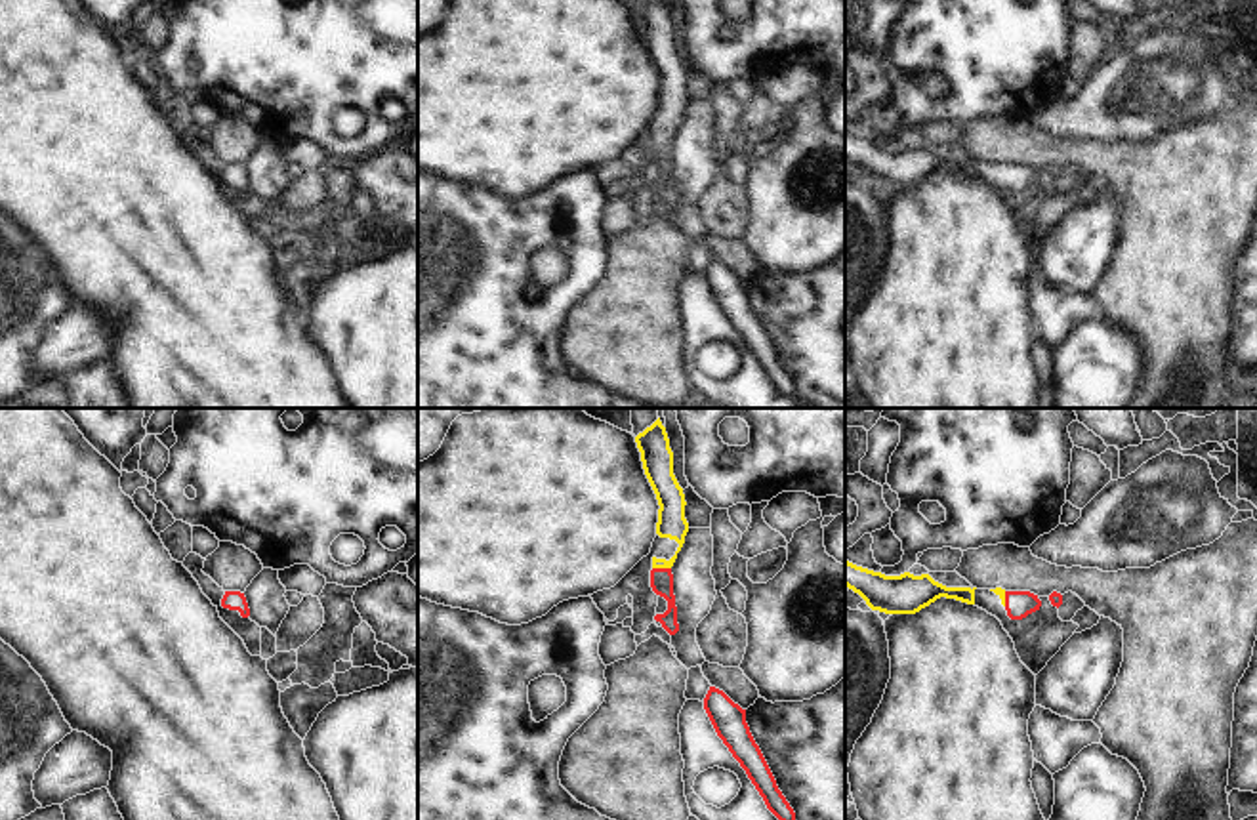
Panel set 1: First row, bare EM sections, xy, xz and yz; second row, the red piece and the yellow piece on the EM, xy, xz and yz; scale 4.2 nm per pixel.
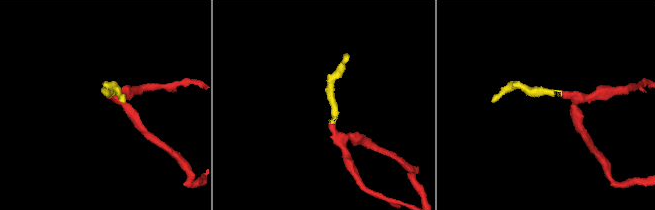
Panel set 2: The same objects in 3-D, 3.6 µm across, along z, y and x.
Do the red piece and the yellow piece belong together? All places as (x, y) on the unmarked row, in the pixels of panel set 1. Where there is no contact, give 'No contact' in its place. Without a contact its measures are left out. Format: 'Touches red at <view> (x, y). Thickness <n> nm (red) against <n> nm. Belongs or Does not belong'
Touches red at xz (662, 142). Thickness 100 nm (red) against 120 nm. Belongs

